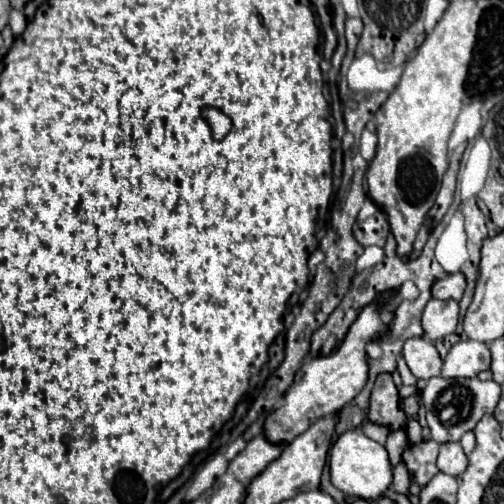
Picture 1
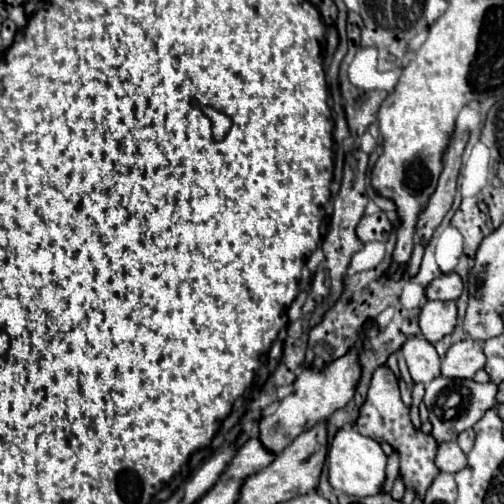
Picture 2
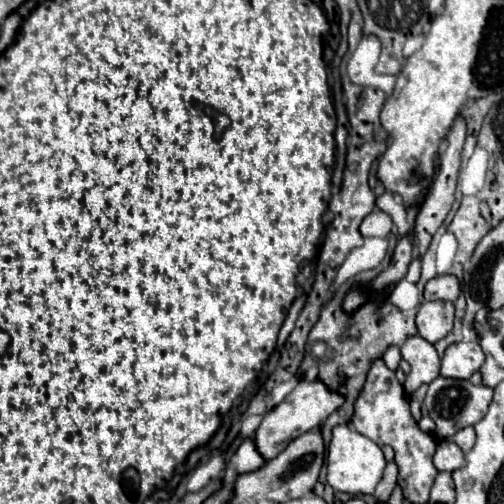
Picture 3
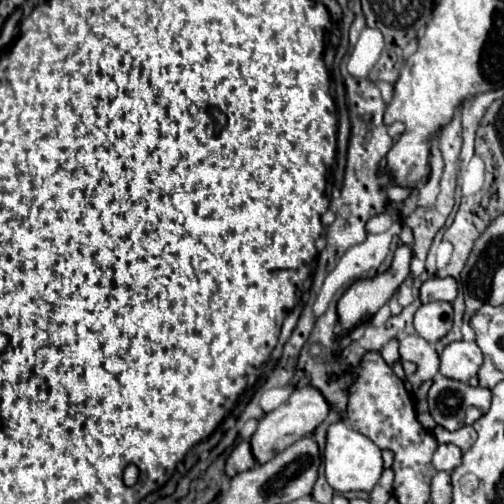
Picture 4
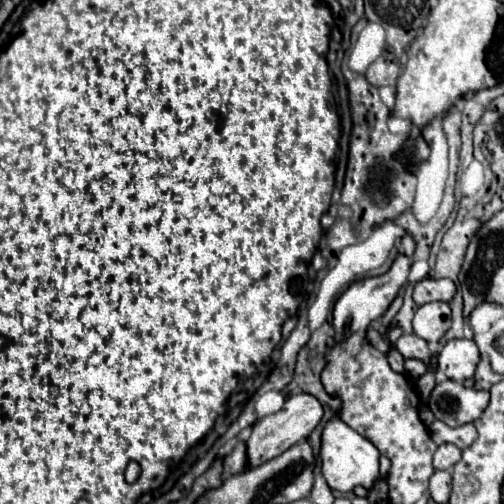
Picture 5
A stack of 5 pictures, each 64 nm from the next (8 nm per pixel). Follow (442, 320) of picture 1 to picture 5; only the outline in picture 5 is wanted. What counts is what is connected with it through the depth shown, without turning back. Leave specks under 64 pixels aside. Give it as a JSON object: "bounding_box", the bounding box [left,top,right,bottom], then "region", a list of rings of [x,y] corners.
{"bounding_box":[414,302,450,342],"region":[[[430,302],[416,310],[414,334],[426,342],[438,342],[450,328],[450,306],[446,302]]]}

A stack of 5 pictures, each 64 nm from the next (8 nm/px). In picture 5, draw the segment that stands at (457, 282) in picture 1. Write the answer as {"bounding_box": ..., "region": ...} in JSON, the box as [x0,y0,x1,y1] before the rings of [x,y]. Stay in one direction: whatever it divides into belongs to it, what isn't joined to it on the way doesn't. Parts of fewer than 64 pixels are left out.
{"bounding_box":[412,278,456,306],"region":[[[424,278],[420,280],[416,286],[414,286],[414,292],[412,292],[412,298],[414,298],[414,304],[416,306],[422,306],[422,304],[428,304],[428,302],[450,302],[452,296],[456,292],[456,286],[452,280],[436,280],[436,278]]]}

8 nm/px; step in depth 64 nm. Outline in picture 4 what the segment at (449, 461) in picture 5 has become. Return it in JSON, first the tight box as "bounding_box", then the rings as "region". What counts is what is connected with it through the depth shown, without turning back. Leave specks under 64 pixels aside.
{"bounding_box":[432,444,462,472],"region":[[[440,444],[432,458],[434,468],[446,472],[452,472],[456,466],[460,466],[460,462],[462,462],[462,450],[454,444]]]}

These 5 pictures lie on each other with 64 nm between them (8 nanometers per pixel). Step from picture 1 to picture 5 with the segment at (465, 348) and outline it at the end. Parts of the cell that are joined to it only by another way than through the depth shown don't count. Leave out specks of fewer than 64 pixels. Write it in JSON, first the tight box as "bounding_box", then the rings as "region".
{"bounding_box":[438,340,480,382],"region":[[[448,340],[438,354],[438,370],[450,380],[464,382],[466,378],[474,376],[478,360],[480,352],[474,340]]]}

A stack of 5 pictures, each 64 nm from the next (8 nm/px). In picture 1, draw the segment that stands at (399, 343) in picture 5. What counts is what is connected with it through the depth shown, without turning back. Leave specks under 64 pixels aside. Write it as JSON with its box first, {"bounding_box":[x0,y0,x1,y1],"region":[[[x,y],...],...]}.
{"bounding_box":[402,336,442,380],"region":[[[424,336],[406,340],[402,354],[404,354],[404,360],[406,360],[410,372],[418,380],[430,380],[434,376],[440,376],[442,360],[440,360],[434,344],[430,340],[426,340]]]}

